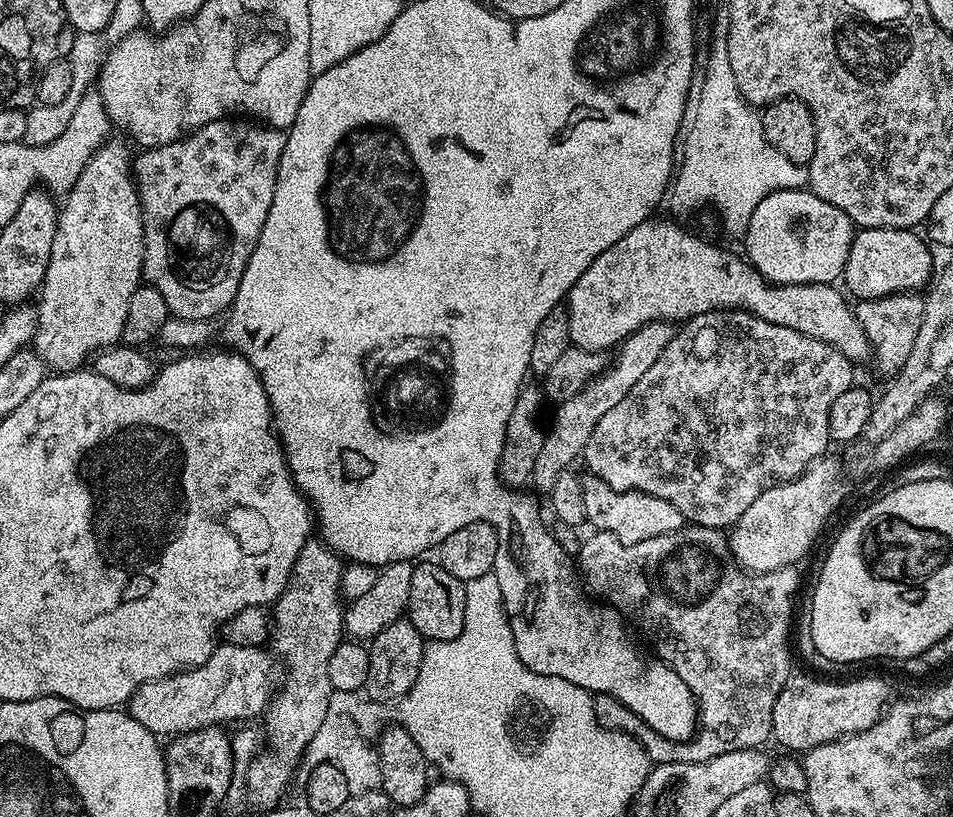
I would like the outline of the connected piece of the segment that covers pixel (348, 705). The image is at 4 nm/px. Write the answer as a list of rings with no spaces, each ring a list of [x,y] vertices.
[[[333,692],[326,710],[326,722],[318,726],[318,734],[310,742],[306,753],[309,765],[334,763],[346,774],[346,782],[353,794],[371,792],[381,787],[380,758],[374,741],[385,727],[384,712],[379,703],[369,702],[354,692]]]

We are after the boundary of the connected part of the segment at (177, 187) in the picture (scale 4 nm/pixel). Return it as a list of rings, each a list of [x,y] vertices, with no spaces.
[[[240,118],[215,120],[206,126],[197,128],[195,132],[185,135],[169,144],[148,146],[134,160],[134,179],[136,191],[140,193],[140,212],[144,215],[144,266],[142,276],[151,287],[166,298],[169,313],[178,319],[215,321],[215,316],[223,317],[232,303],[236,301],[238,286],[242,282],[242,274],[254,254],[254,246],[258,246],[258,238],[266,226],[266,214],[270,214],[270,206],[274,202],[276,179],[280,169],[280,159],[284,153],[285,133],[279,128],[269,128],[260,122],[245,122]]]

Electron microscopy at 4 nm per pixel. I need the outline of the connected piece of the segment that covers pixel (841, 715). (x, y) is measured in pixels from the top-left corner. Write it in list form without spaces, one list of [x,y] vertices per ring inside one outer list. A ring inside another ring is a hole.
[[[796,674],[788,679],[774,702],[772,736],[782,747],[803,754],[820,744],[865,732],[880,721],[889,703],[887,700],[887,686],[872,676],[848,680],[845,684],[831,684],[828,680],[815,680],[812,676]]]

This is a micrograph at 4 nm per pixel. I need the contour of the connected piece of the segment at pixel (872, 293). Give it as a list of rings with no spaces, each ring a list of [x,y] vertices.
[[[910,228],[859,229],[853,235],[850,254],[844,263],[843,287],[849,293],[852,291],[857,301],[882,298],[895,292],[916,292],[920,287],[923,289],[934,276],[933,249],[923,239],[920,241],[916,234]]]

